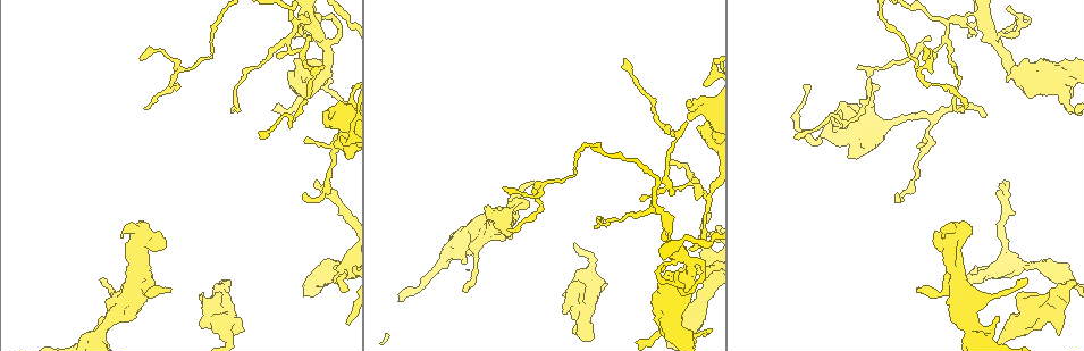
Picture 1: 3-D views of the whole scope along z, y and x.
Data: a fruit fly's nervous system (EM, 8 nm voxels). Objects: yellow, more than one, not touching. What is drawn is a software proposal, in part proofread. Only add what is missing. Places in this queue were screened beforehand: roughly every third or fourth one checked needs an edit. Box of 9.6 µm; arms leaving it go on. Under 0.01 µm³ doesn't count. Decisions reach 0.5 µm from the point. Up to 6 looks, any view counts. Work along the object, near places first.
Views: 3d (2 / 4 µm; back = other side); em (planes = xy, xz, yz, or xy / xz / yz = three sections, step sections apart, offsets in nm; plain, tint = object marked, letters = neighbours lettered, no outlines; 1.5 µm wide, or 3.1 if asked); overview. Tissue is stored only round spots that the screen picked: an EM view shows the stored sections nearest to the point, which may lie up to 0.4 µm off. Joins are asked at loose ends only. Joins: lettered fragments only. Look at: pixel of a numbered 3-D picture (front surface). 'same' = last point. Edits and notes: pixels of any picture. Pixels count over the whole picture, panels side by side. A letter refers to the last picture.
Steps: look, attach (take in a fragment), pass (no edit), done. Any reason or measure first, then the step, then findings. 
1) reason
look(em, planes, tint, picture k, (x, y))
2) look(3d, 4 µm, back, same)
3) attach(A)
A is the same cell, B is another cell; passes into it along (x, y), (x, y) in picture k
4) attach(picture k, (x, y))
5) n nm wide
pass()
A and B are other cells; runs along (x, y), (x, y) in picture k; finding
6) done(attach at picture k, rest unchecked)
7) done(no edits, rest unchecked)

an open end
look(3d, 4 µm, picture 1, (862, 143))

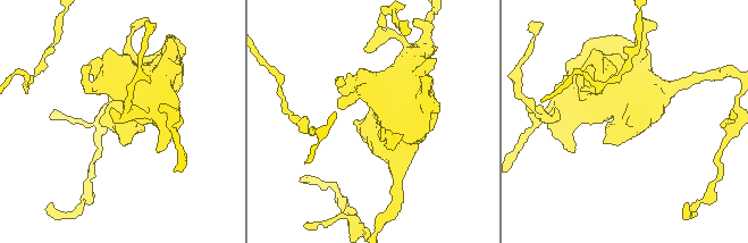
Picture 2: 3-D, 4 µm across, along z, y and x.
need the tissue
look(em, planes, plain, picture 2, (630, 121))

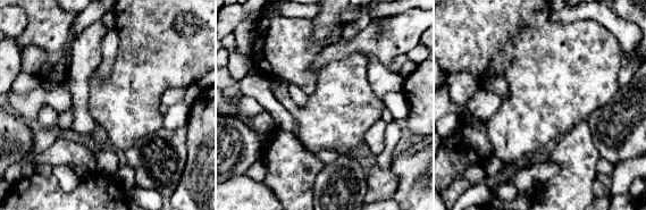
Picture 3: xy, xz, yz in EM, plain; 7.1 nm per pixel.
see the neighbours
look(em, planes, letters, same)

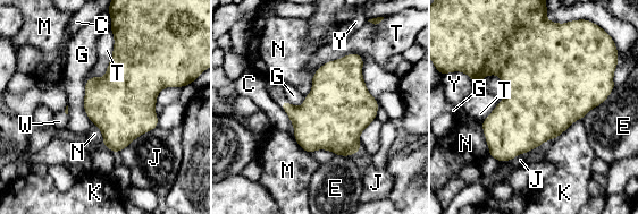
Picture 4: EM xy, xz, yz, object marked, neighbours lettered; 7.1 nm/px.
460 nm wide
attach(W)
W is the same cell, C, E, G, J, K, M, N, T and Y are other cells; passes into it along (312, 121), (283, 102), (276, 88) in picture 4; the neuron continues

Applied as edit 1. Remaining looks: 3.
see it whole again
look(overview)

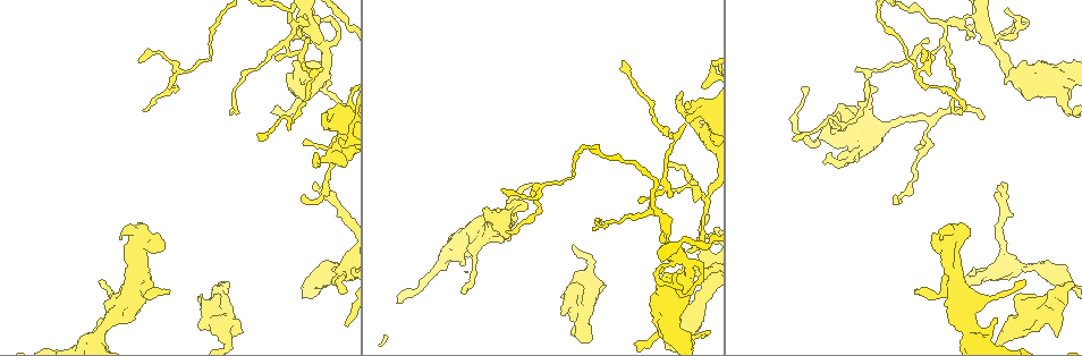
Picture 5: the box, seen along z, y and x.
tapers out
look(3d, 2 µm, picture 5, (308, 38))

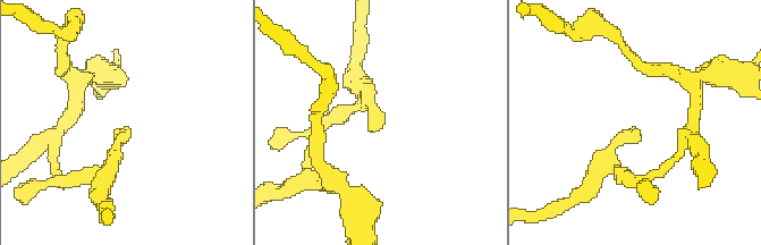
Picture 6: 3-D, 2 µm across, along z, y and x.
need the tissue
look(em, planes, letters, picture 6, (124, 132))

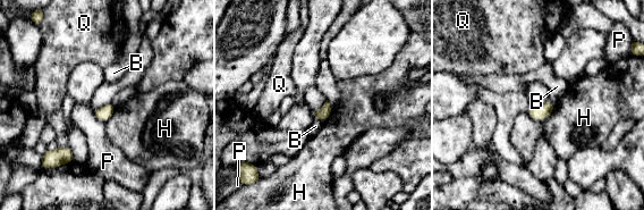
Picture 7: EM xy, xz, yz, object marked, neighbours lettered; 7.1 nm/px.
H touches over 220 nm
pass()
B, H, P and Q are other cells; border along (554, 104), (547, 118), (526, 112) in picture 7; none of them fits

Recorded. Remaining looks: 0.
done(attach at picture 4, rest unchecked)

